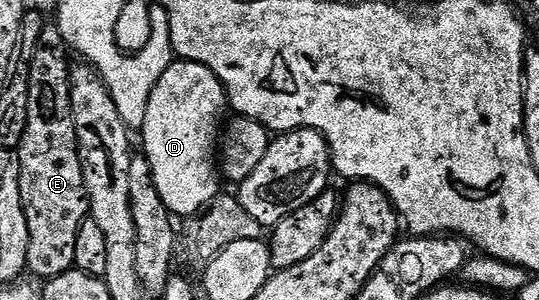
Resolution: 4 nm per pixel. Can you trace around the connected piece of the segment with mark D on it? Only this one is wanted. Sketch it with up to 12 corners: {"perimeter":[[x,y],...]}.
{"perimeter":[[174,59],[139,136],[159,198],[196,217],[219,195],[225,87]]}

